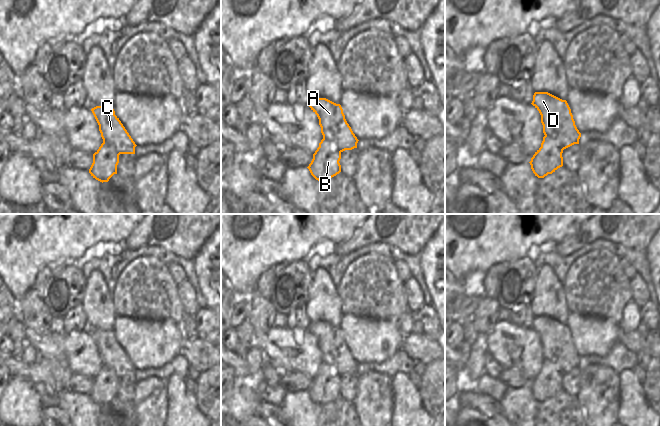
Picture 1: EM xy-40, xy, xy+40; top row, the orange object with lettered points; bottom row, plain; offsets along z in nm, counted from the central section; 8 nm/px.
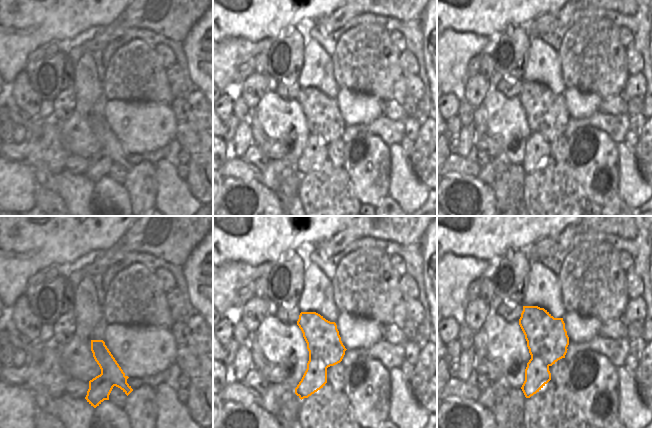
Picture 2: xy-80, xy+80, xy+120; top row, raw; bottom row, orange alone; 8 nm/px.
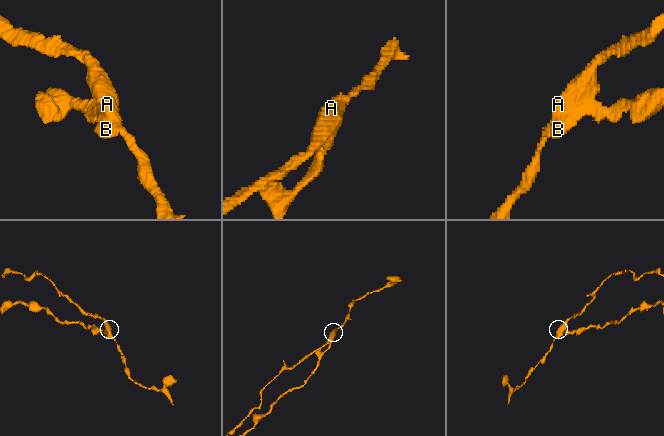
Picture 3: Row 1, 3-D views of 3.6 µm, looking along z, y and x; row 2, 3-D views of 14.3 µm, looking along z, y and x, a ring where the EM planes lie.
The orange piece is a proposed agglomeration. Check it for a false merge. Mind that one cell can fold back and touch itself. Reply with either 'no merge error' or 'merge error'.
merge error

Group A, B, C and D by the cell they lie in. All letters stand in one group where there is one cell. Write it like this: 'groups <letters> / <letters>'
groups A C D / B

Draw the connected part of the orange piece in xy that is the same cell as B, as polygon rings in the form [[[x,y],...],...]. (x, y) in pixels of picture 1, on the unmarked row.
[[[326,362],[319,367],[313,383],[307,391],[311,399],[318,405],[328,404],[341,396],[341,374]]]

